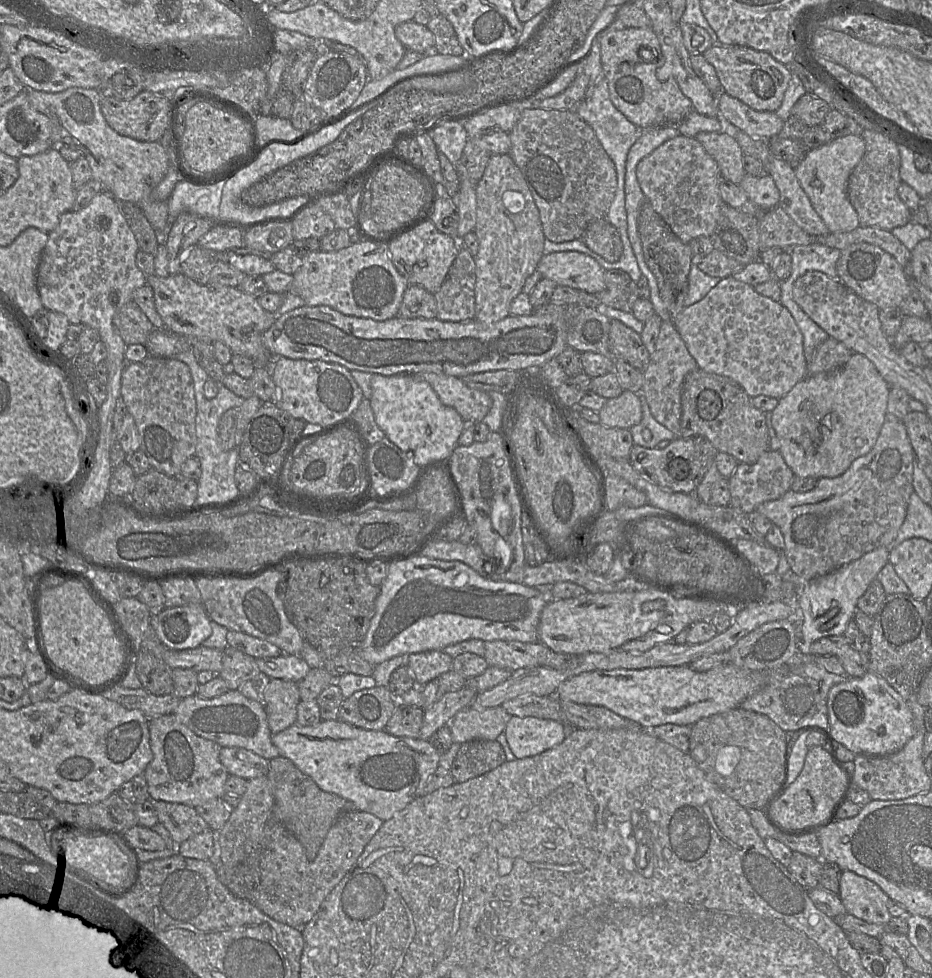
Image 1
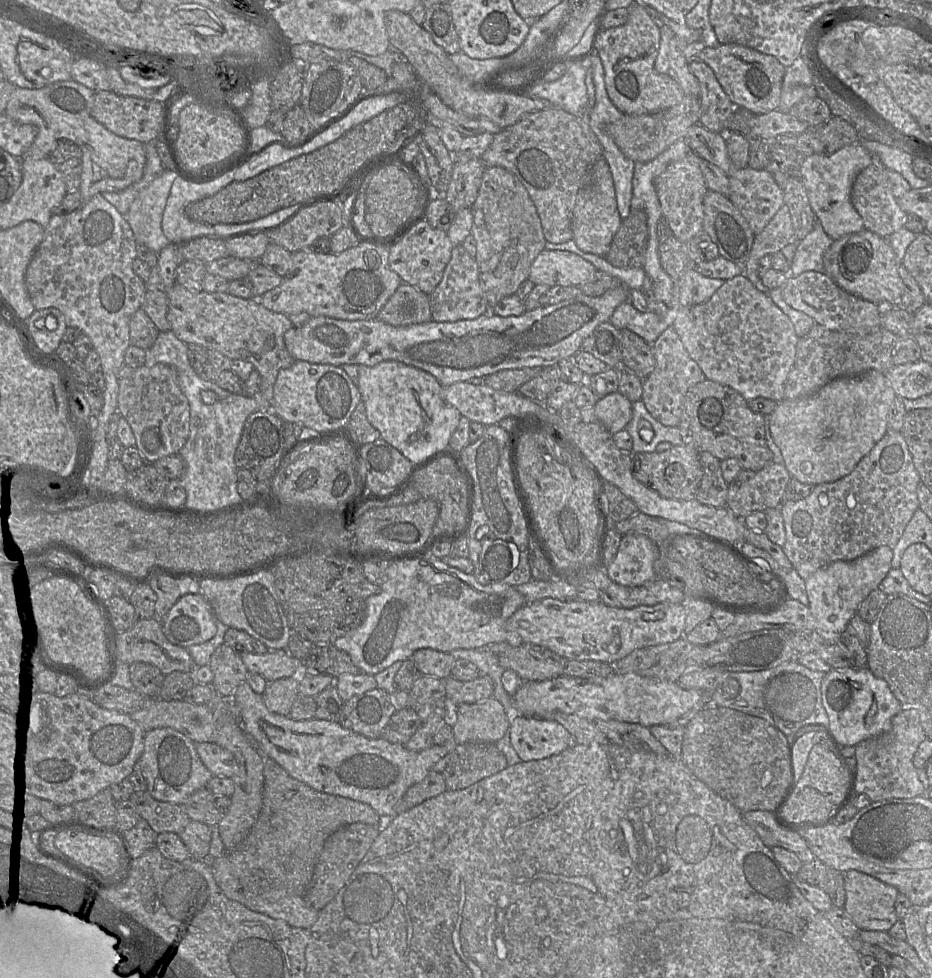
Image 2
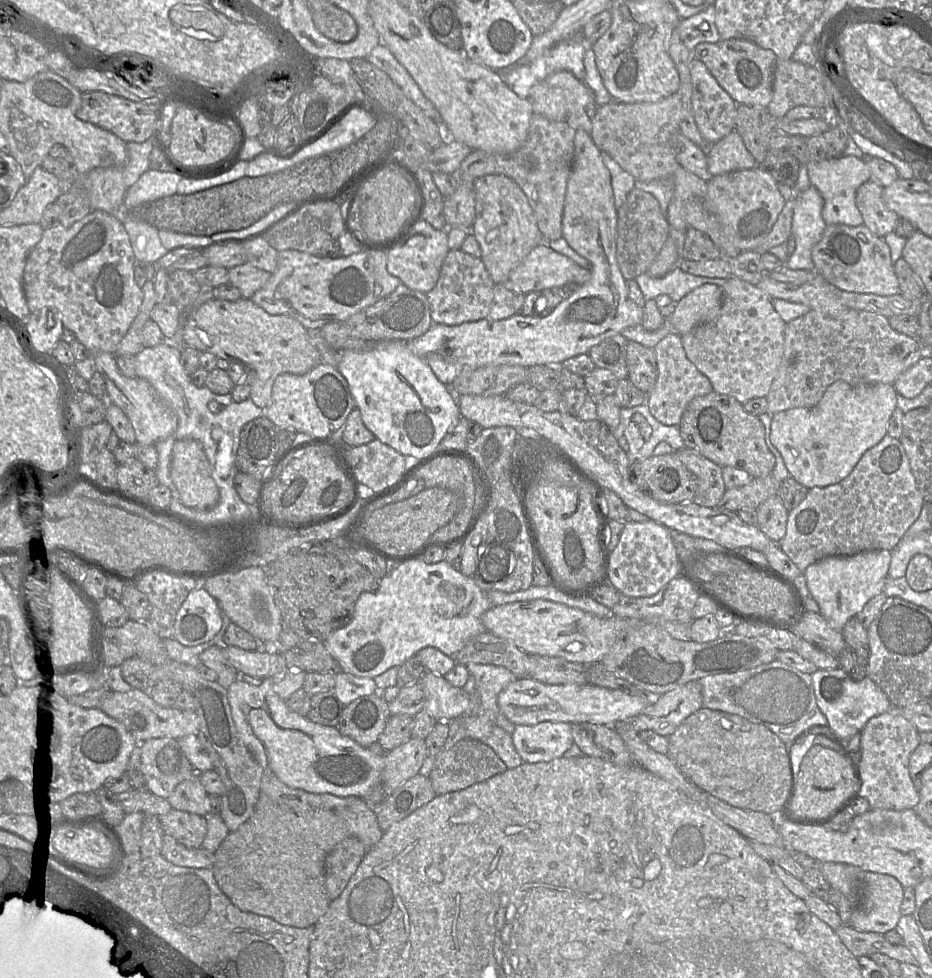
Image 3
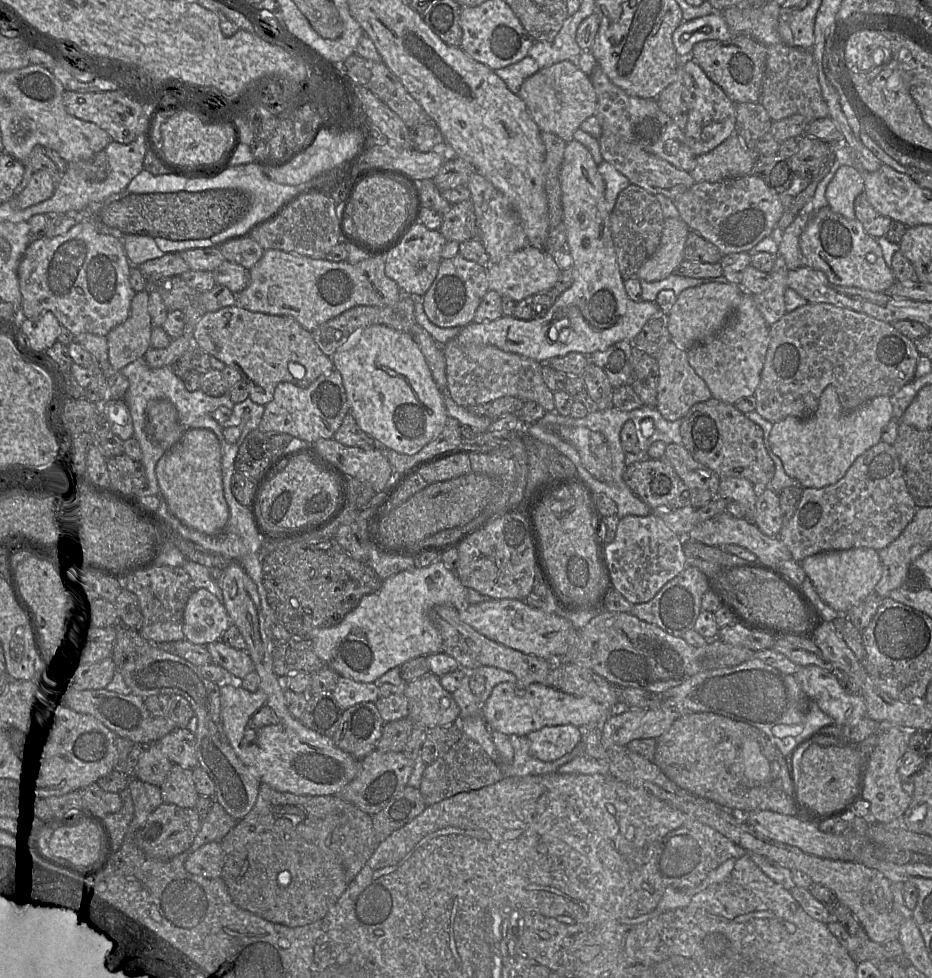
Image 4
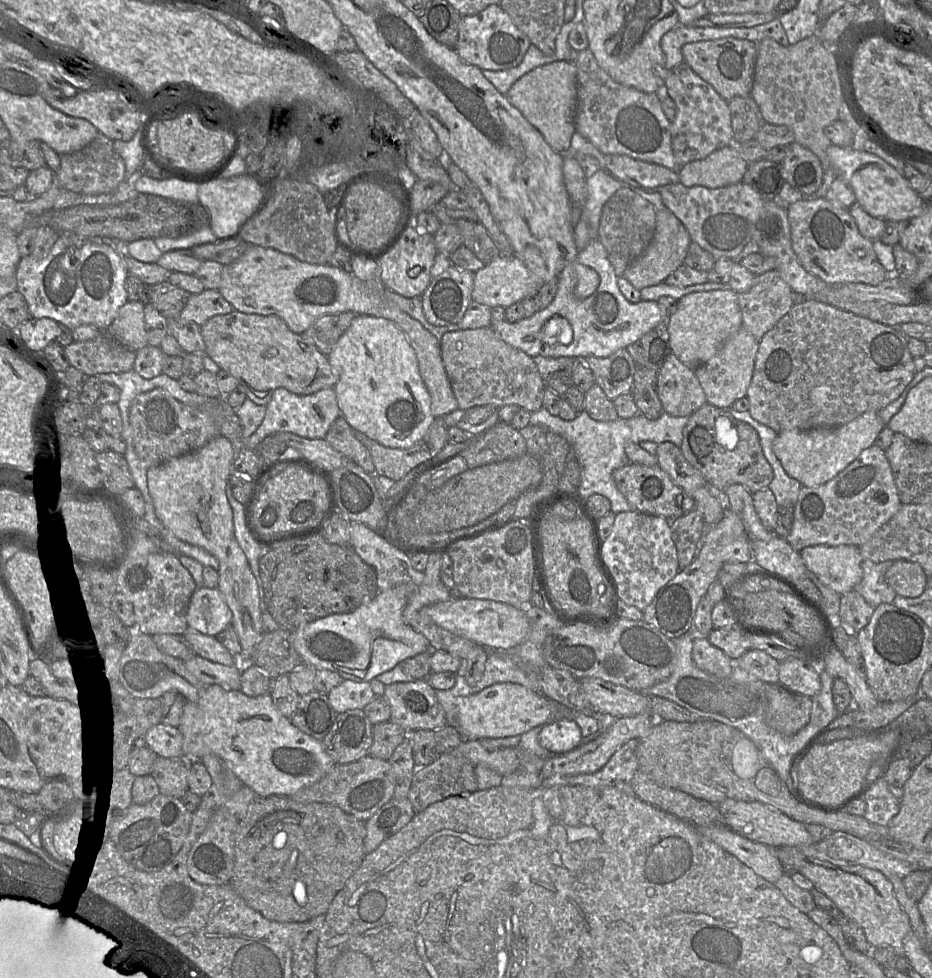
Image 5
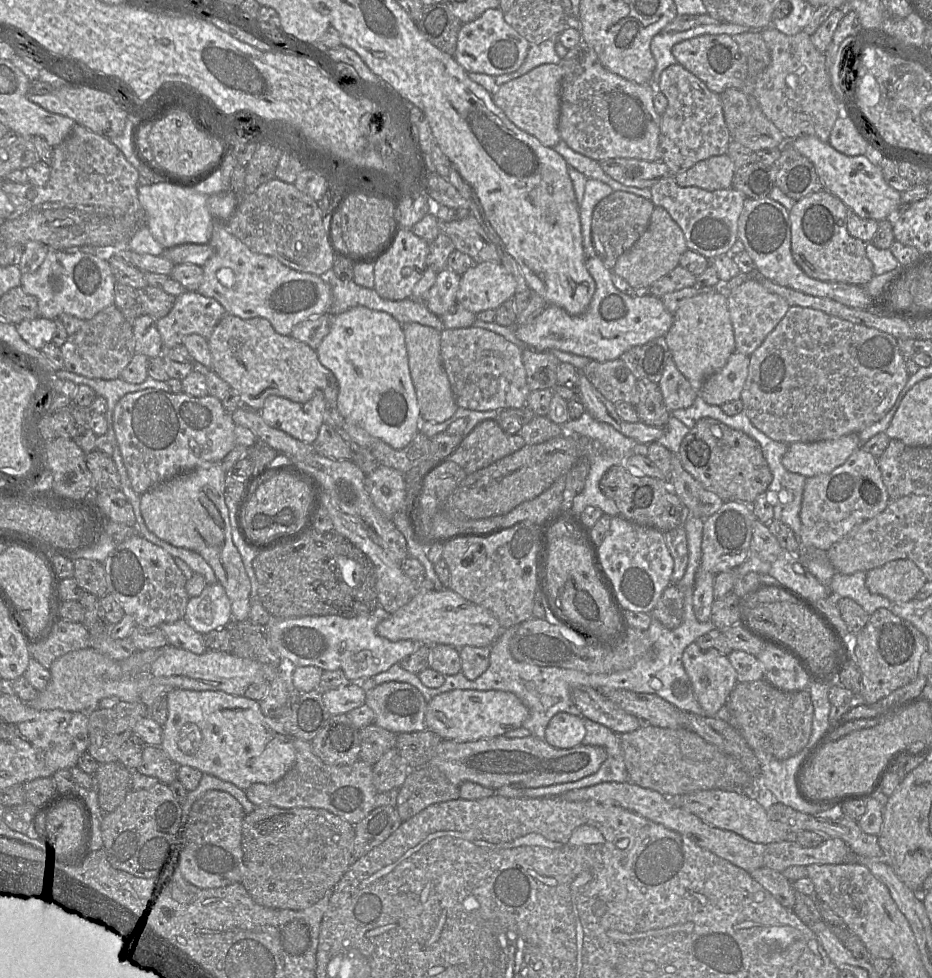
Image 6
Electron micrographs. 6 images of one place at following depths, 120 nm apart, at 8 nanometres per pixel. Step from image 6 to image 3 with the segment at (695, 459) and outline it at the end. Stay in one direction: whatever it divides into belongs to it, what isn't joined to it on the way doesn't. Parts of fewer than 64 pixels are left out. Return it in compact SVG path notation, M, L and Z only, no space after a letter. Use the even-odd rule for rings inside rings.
M712 391L694 397L685 407L678 427L686 448L695 450L721 467L744 470L753 478L772 473L775 457L766 445L764 425L758 416L749 414L732 396Z

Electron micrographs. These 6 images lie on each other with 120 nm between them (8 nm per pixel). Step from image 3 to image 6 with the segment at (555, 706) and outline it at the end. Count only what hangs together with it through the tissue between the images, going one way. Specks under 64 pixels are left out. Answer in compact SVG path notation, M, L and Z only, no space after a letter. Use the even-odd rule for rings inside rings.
M451 690L435 696L428 702L425 722L426 730L433 731L443 740L470 742L501 736L522 727L528 715L528 708L511 692Z

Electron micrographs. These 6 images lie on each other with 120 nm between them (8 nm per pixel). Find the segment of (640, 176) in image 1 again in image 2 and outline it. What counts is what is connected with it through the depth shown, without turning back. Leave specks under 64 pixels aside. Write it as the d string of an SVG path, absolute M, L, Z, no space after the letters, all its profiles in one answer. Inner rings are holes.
M690 151L682 160L671 163L655 179L655 188L662 213L674 236L684 243L704 232L703 199L708 188L700 169L700 158L696 153Z

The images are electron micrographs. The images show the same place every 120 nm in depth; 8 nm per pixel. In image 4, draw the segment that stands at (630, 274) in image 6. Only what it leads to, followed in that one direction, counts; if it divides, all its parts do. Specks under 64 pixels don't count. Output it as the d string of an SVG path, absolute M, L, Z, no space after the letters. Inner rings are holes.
M665 218L661 241L656 252L637 272L640 281L656 282L669 277L684 259L684 248L691 230L679 218Z

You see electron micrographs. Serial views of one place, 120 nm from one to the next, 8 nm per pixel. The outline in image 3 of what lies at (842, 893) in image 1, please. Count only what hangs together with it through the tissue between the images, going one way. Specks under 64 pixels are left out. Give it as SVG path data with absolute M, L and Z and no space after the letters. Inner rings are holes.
M866 872L858 905L849 925L860 932L884 934L896 928L901 917L904 887L893 876Z

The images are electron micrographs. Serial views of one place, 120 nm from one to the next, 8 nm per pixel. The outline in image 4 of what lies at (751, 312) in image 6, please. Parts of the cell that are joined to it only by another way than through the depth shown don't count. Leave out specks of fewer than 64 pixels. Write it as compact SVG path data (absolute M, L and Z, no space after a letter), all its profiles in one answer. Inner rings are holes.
M776 255L776 260L769 274L770 287L762 293L754 294L753 300L762 314L766 323L772 326L786 313L785 291L787 290L787 276L789 269L781 255Z

